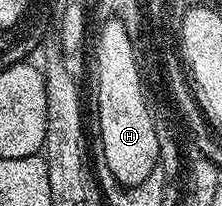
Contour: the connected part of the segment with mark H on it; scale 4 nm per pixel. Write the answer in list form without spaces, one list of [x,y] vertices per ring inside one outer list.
[[[107,20],[102,26],[103,29],[98,33],[98,46],[94,49],[94,65],[98,68],[98,137],[102,140],[102,158],[101,160],[108,167],[108,171],[112,171],[112,175],[118,181],[119,185],[139,185],[144,183],[144,179],[148,179],[148,175],[152,175],[154,169],[159,168],[159,153],[156,139],[156,131],[154,130],[154,123],[156,120],[155,114],[150,114],[150,109],[146,106],[146,93],[142,90],[142,83],[144,83],[144,76],[141,70],[138,69],[137,63],[134,61],[132,40],[129,39],[129,34],[125,31],[124,24],[118,20]]]

